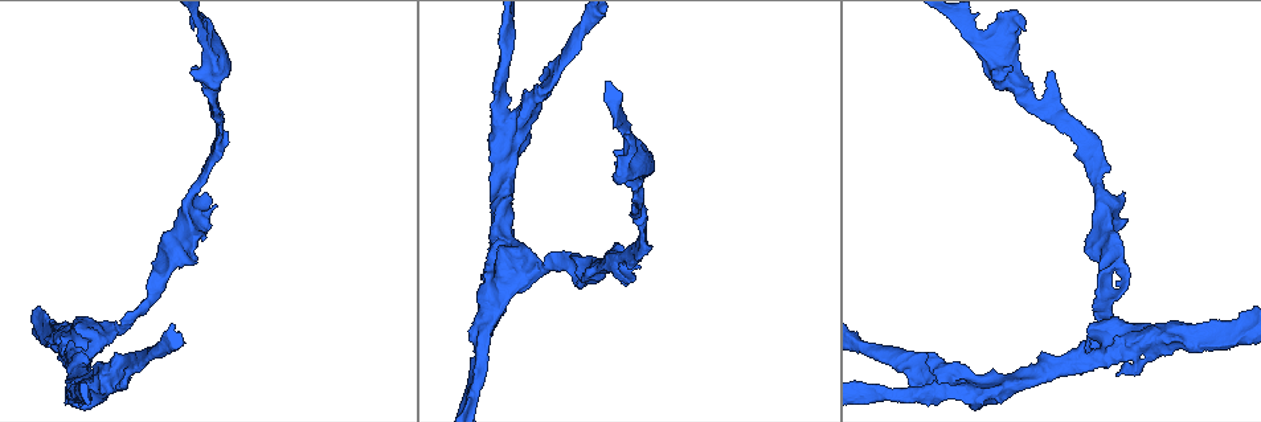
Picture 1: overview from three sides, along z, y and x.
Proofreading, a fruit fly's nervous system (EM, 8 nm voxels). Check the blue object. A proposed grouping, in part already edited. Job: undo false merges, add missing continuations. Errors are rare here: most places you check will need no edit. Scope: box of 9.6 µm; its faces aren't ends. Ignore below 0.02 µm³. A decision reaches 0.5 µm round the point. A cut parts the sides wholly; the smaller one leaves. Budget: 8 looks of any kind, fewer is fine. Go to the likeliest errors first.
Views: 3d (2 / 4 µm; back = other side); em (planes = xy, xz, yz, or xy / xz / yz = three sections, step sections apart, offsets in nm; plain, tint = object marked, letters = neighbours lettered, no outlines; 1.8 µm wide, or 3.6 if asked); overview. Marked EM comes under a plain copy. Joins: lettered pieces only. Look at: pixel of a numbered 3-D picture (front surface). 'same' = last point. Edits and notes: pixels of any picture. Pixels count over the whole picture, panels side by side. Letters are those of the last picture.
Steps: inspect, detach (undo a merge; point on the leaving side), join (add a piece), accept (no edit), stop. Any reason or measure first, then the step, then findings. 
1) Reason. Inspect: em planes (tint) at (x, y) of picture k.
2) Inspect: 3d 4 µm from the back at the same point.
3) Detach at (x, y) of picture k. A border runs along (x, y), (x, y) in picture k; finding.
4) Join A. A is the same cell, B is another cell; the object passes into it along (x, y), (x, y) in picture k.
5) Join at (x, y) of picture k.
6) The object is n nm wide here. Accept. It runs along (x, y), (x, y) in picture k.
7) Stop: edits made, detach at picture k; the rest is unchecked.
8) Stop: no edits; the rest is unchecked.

Inspect: em xz step 16 (letters) at (1110, 344) of picture 1.

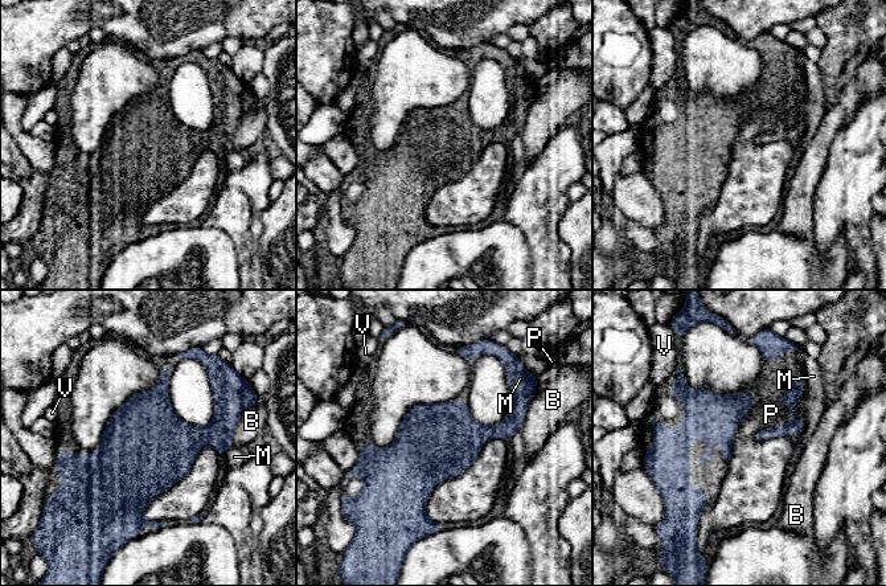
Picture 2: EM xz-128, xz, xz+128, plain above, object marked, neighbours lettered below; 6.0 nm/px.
Accept. B, M, P and V are other cells; a border runs along (807, 384), (792, 421), (761, 429) in picture 2; continuous, no second neuron.

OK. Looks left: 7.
Inspect: 3d 4 µm at (971, 389) of picture 1.

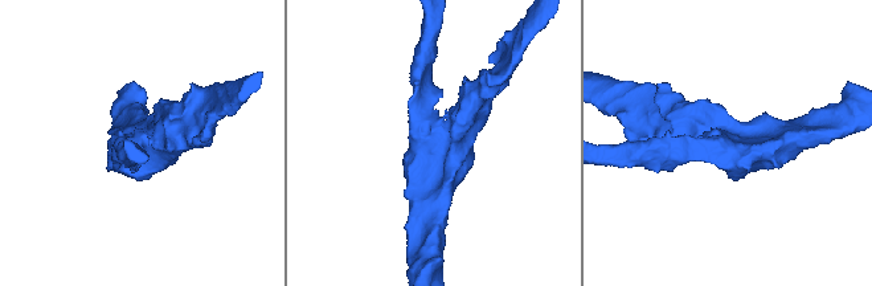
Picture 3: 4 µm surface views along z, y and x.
3 arms meet here; the arms are 240, 340, 420 nm wide. Inspect: em xy step 8 (letters) at (432, 142) of picture 3.

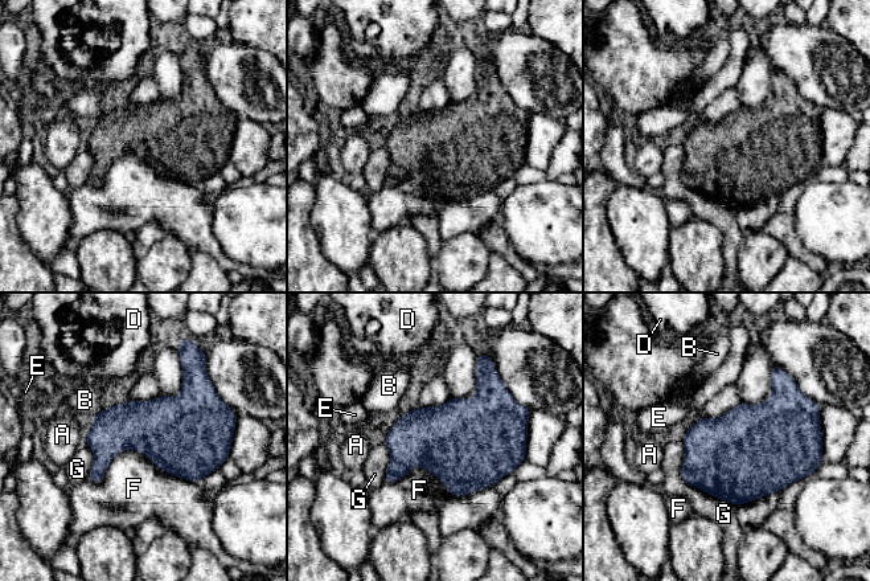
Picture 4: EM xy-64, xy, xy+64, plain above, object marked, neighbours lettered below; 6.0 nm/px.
Another direction. Inspect: em planes (letters) at the same point.

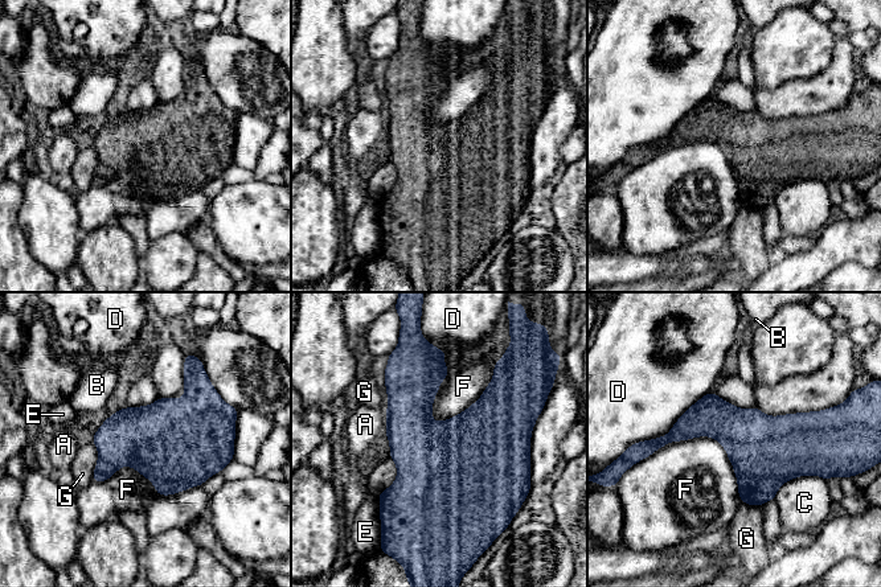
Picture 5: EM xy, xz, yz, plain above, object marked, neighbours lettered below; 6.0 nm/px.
Accept. A, B, C, D, E, F and G are other cells; a border runs along (494, 366), (475, 401), (431, 419) in picture 5; continuous, no second neuron.

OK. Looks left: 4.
Three-way junction. Inspect: em 3.6 µm yz step 16 (letters) at (1107, 258) of picture 1.

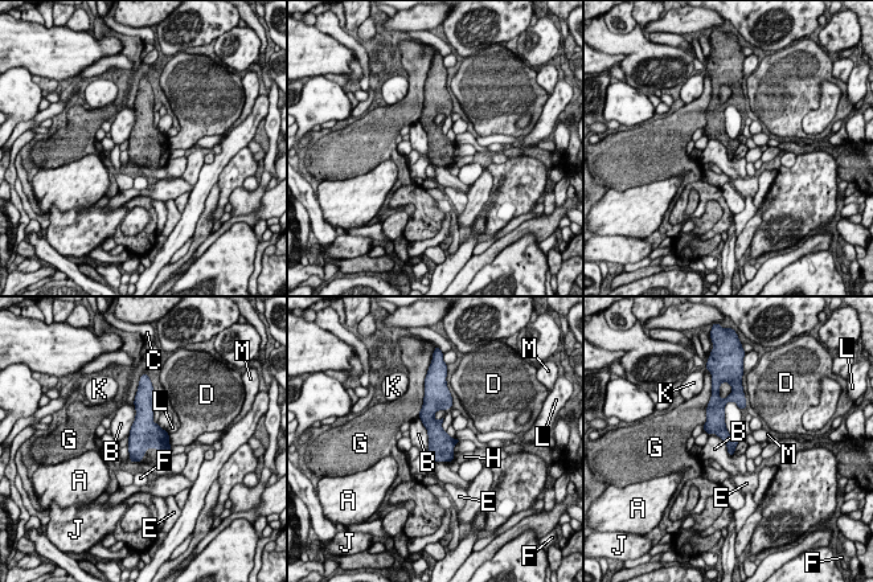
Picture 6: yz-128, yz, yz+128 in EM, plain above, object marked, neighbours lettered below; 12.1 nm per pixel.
Inspect: em 3.6 µm planes (letters) at the same point.

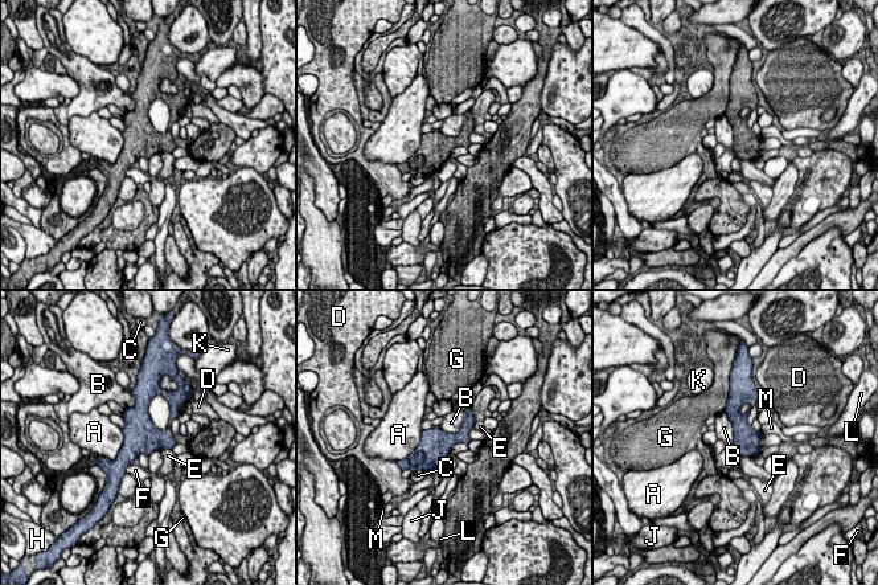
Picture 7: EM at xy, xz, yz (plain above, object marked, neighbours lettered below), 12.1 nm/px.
The longest contact is with B, 700 nm. Accept. A, B, C, D, E, F, G, H, J, K, L and M are other cells; a border runs along (723, 409), (734, 449), (753, 457) in picture 7; all the same neuron.

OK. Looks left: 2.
Stop: no edits; the rest is unchecked.

